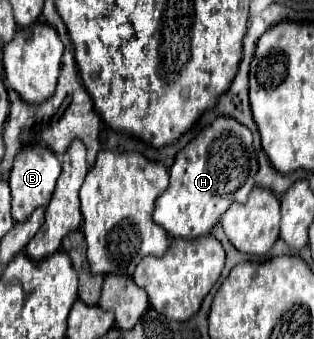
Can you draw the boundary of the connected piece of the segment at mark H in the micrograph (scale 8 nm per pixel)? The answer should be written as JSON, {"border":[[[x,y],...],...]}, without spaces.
{"border":[[[218,117],[176,155],[174,165],[170,167],[170,187],[156,201],[154,221],[162,225],[170,237],[196,239],[208,235],[232,203],[244,203],[248,199],[248,193],[254,189],[256,171],[258,161],[252,145],[252,133],[232,117]]]}

